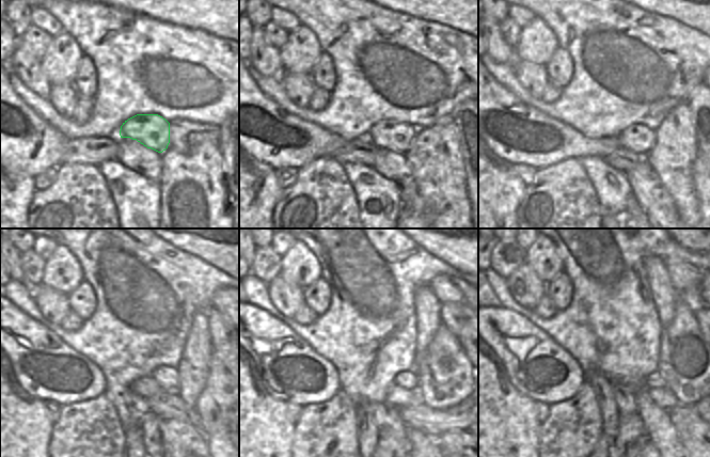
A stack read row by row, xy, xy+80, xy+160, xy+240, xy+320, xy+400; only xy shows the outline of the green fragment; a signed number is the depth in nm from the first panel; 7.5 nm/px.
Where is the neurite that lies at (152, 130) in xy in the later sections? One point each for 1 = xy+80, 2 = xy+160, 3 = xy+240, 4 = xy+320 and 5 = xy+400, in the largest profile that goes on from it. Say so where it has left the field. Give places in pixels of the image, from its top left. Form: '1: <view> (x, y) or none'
1: xy+80 (391, 135)
2: xy+160 (640, 139)
3: xy+240 (168, 378)
4: xy+320 (407, 379)
5: xy+400 (655, 379)

